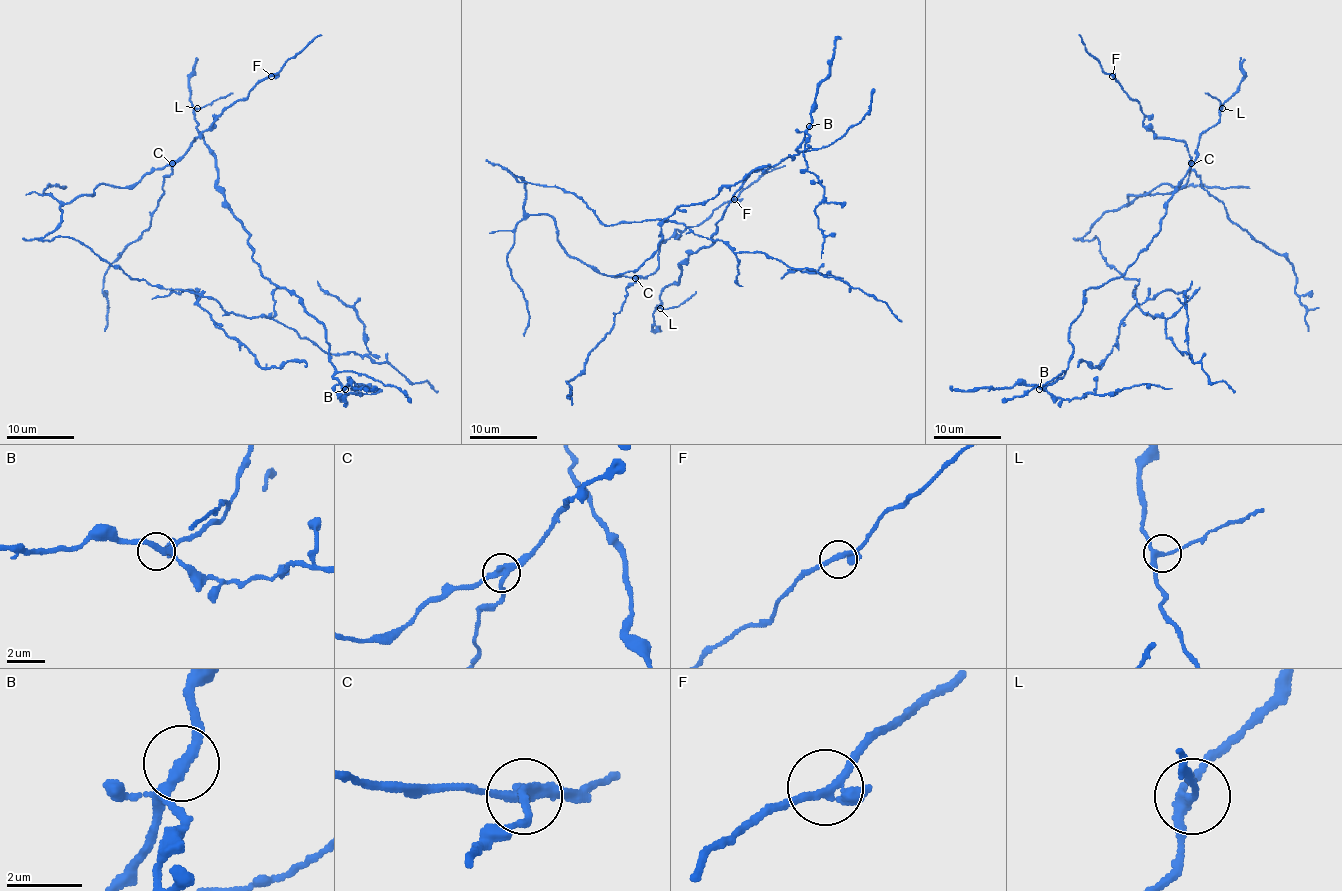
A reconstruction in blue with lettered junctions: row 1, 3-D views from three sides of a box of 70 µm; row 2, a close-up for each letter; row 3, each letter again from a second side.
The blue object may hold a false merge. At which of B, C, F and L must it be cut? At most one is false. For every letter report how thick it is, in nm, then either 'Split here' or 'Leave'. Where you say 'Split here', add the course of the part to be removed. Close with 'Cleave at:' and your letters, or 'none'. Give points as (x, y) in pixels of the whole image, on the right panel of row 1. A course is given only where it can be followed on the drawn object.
B: Thickness 240 nm. Leave
C: Thickness 260 nm. Split here. Course of the part to remove: (1191, 164), (1183, 186), (1129, 194), (1083, 238), (1139, 280), (1134, 297), (1166, 319), (1181, 355), (1191, 280)
F: Thickness 240 nm. Leave
L: Thickness 220 nm. Leave
Cleave at: C

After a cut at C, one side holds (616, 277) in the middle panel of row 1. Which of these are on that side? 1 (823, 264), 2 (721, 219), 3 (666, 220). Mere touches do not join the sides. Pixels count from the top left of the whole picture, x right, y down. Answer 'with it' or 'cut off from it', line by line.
1: with it
2: cut off from it
3: with it

